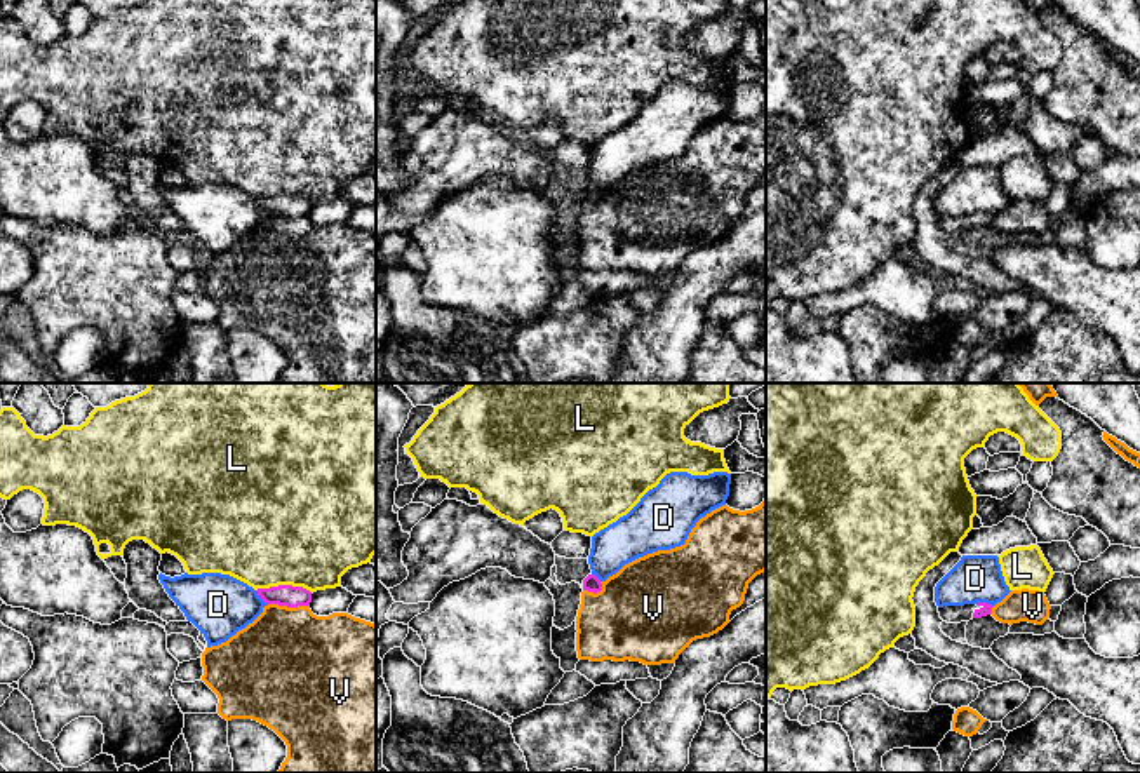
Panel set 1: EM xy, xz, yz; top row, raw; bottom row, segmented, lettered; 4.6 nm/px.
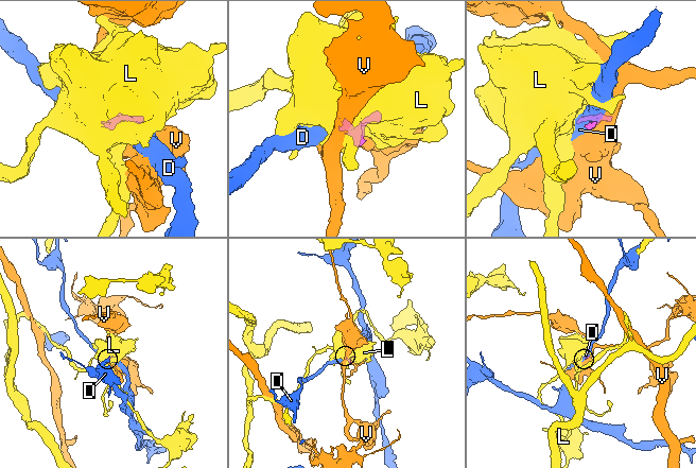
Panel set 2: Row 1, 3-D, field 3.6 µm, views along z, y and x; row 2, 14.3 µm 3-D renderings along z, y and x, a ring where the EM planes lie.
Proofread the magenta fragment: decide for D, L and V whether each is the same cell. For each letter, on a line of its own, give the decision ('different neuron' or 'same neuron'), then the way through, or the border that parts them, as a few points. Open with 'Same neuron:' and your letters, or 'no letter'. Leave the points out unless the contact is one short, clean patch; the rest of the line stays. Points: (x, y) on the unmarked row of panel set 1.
Same neuron: no letter
D: different neuron
L: different neuron
V: different neuron

